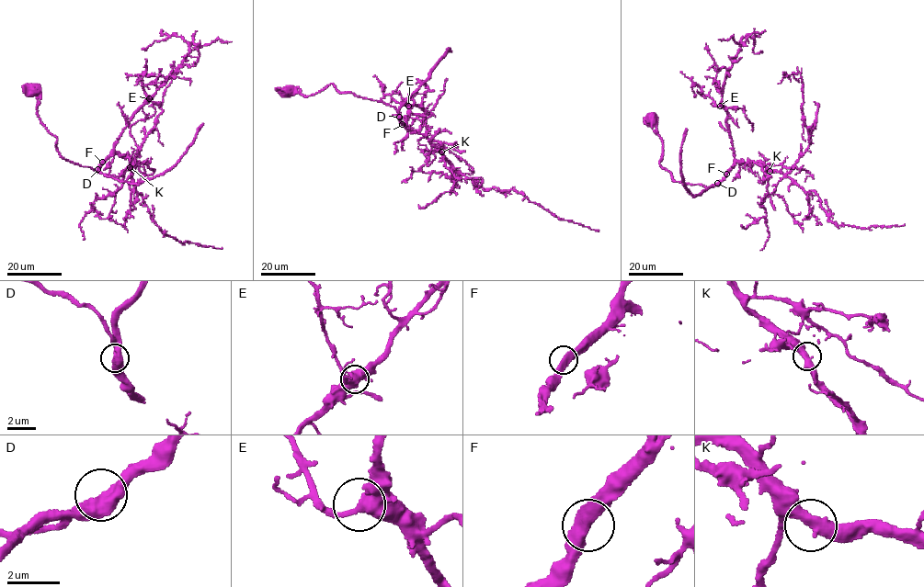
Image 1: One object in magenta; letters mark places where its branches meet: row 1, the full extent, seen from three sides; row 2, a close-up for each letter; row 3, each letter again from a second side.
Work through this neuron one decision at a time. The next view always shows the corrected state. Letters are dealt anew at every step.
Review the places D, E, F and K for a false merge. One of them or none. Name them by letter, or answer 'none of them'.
none of them

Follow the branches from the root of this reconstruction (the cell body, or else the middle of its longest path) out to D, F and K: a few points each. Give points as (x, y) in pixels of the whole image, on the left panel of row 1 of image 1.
D: (124, 155), (111, 152), (97, 170)
F: (124, 155), (111, 152), (102, 162)
K: (124, 155), (129, 157), (130, 167)

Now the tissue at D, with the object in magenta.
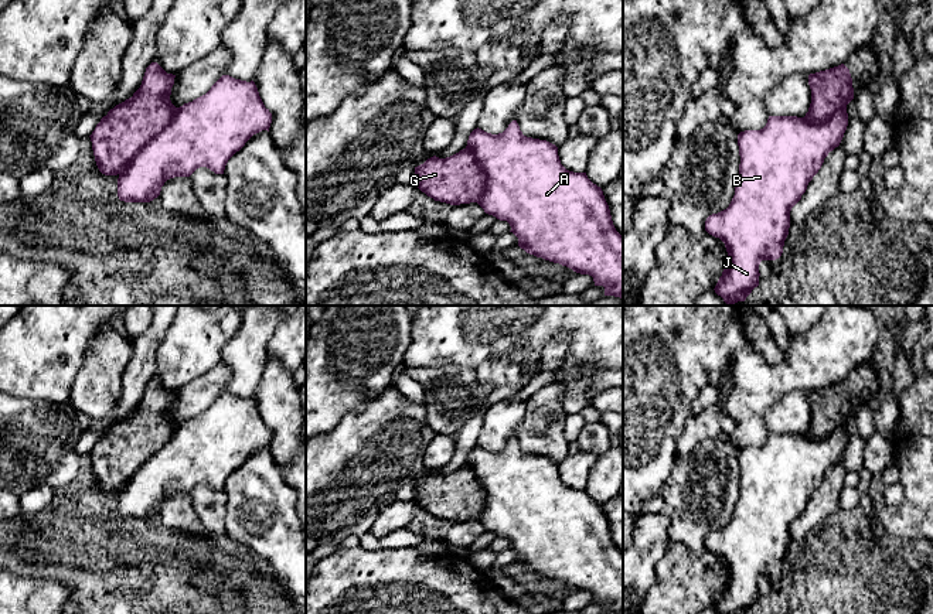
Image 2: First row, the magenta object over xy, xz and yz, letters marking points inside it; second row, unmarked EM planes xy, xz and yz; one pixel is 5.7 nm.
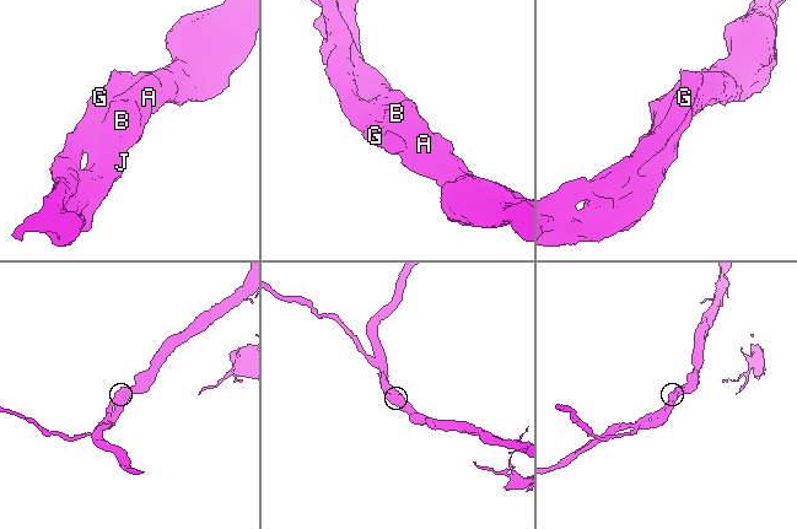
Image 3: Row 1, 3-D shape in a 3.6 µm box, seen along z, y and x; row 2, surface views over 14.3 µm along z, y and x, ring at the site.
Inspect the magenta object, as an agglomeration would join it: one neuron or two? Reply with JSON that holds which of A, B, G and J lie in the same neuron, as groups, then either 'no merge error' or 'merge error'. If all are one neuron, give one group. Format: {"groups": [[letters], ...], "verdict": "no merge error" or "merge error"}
{"groups": [["A", "B", "G", "J"]], "verdict": "no merge error"}

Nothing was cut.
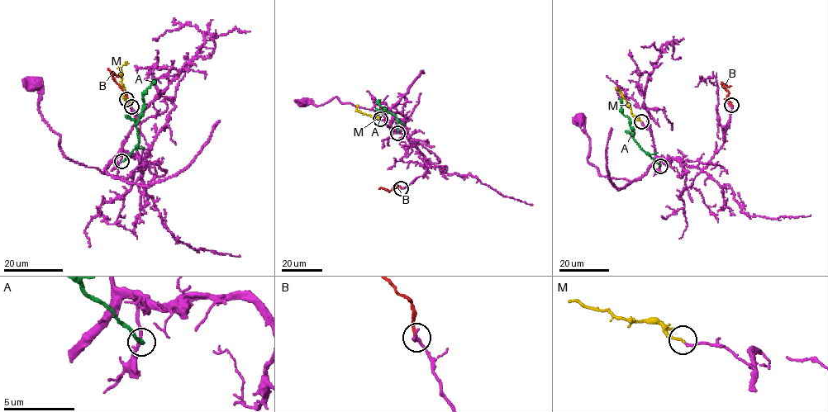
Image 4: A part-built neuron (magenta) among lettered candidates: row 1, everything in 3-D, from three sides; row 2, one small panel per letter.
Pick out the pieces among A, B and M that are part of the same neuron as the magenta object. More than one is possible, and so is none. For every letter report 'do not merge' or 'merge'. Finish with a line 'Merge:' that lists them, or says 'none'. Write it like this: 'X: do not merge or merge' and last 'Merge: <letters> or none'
A: do not merge
B: do not merge
M: merge
Merge: M

